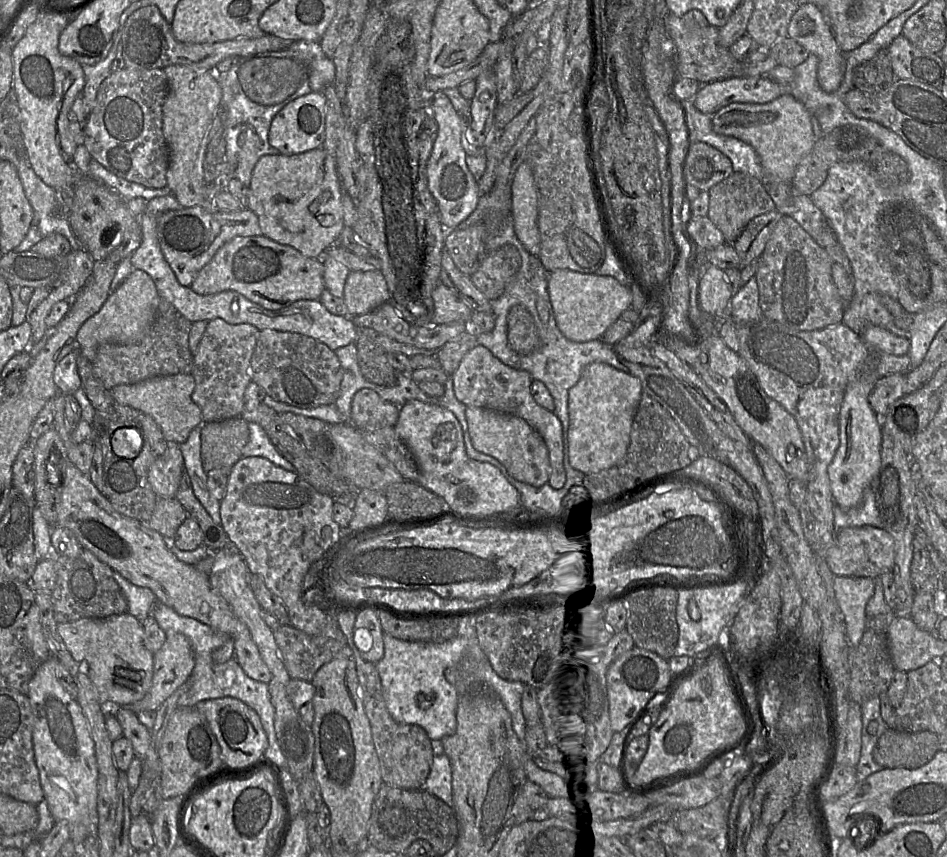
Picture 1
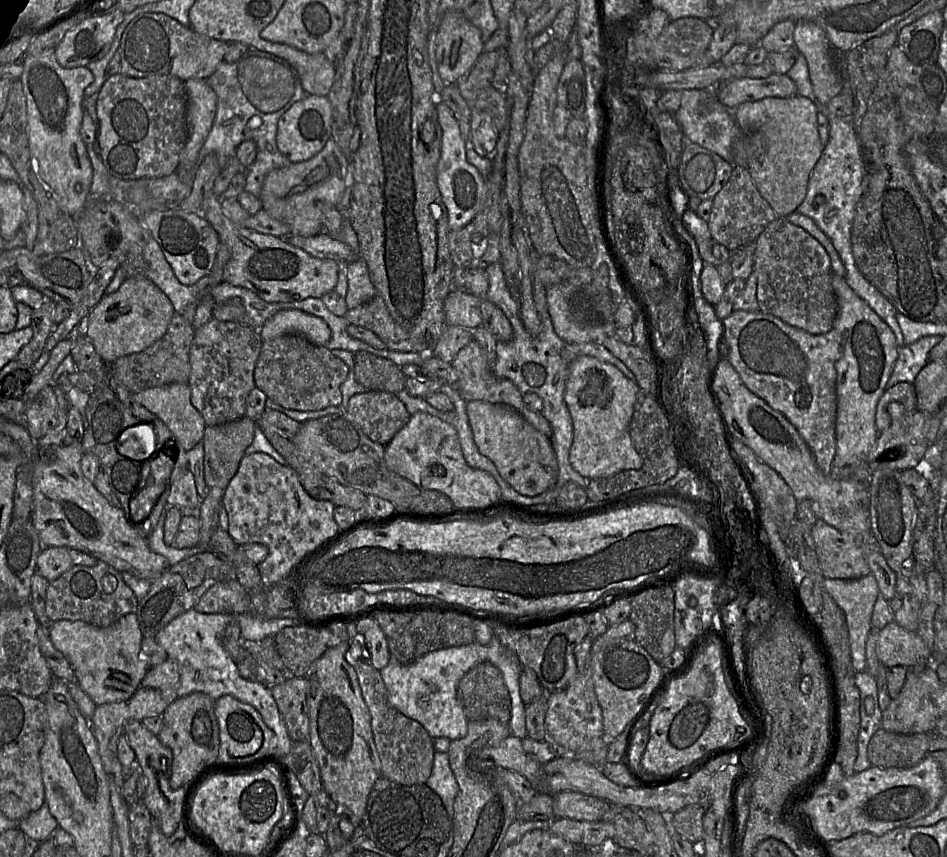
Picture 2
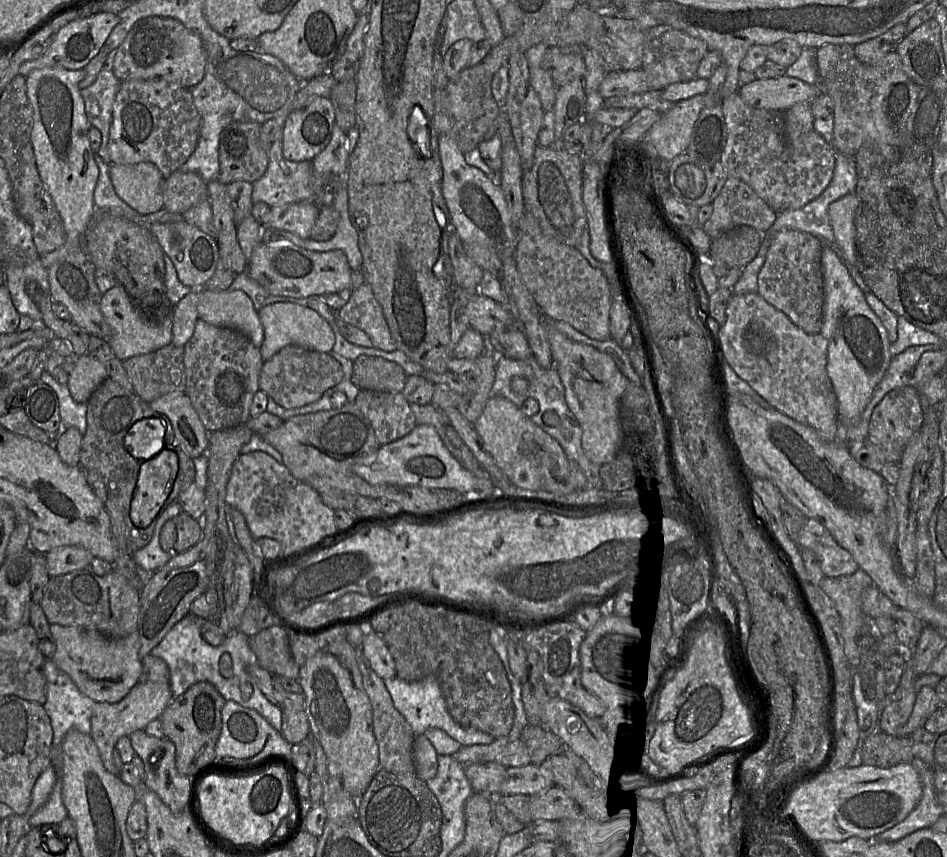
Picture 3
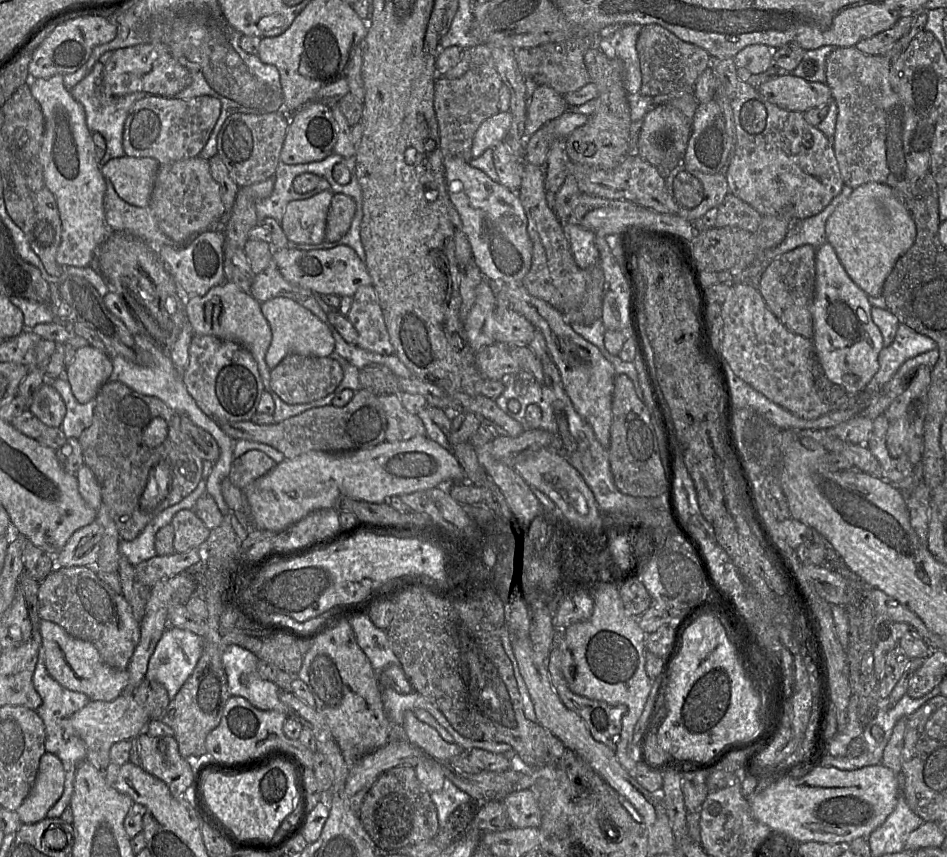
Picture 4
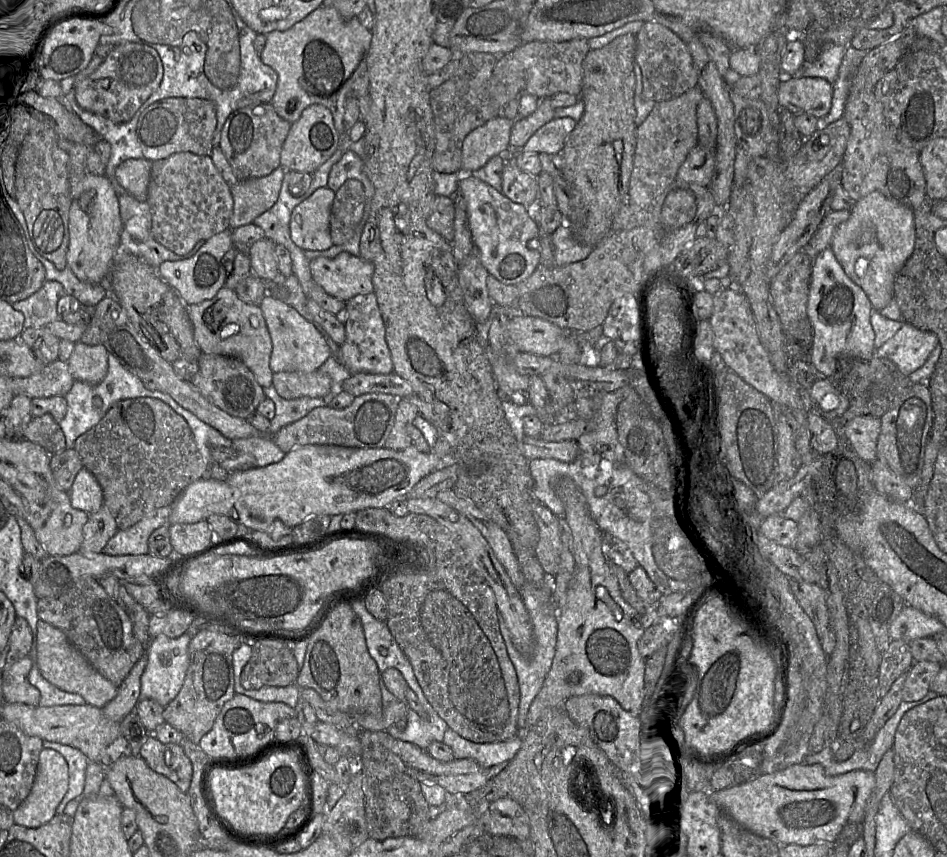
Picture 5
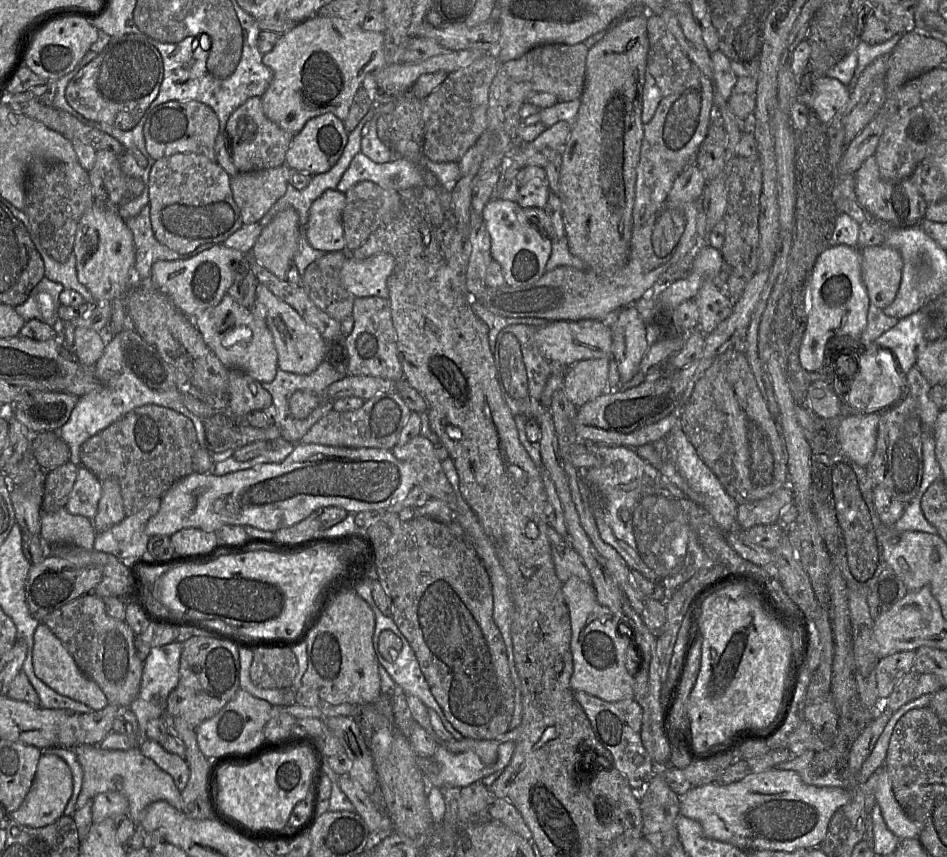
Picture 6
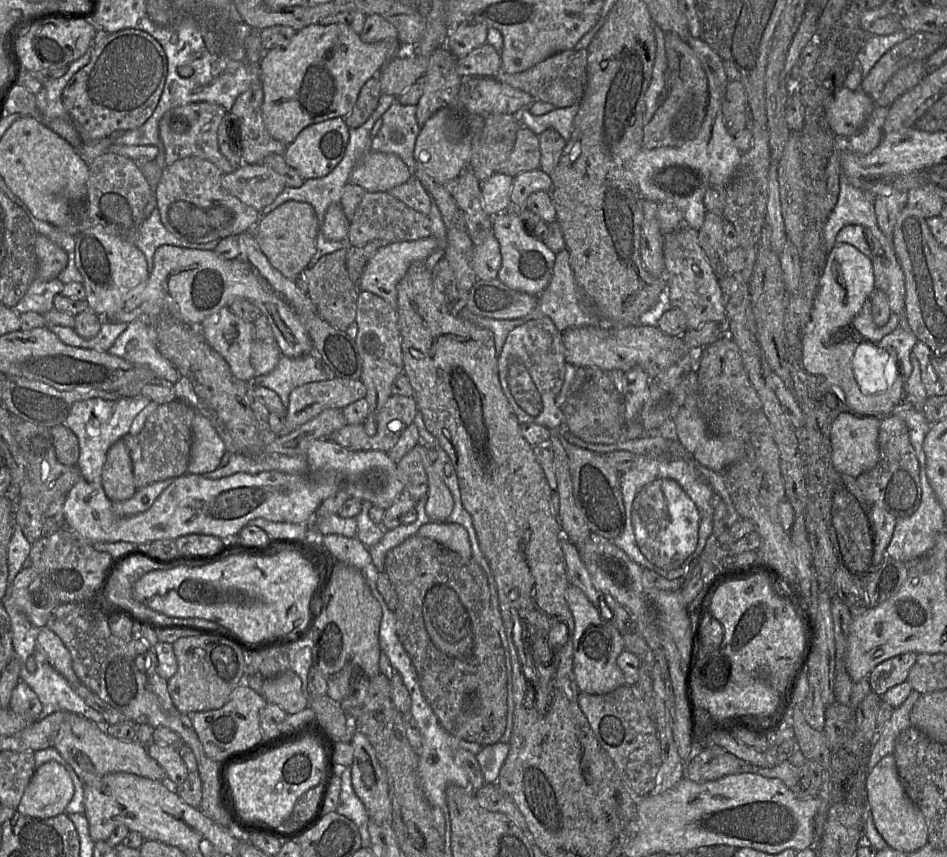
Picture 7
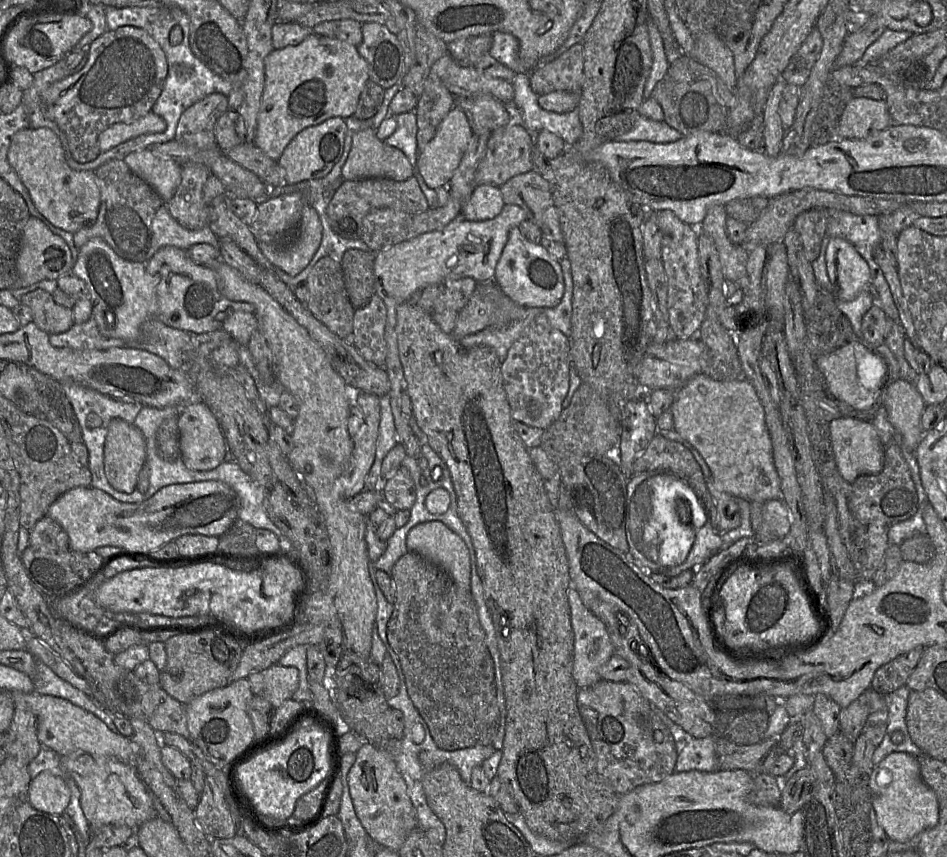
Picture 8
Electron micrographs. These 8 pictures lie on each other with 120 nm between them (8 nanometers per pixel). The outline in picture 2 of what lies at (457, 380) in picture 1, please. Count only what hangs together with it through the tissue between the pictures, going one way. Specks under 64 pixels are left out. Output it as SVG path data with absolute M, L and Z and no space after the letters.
M474 339L458 352L451 364L458 375L457 390L464 401L467 403L485 401L508 405L518 411L529 424L543 435L551 437L552 428L549 421L541 412L534 412L527 408L523 401L523 394L510 380L495 376L488 366L484 353Z

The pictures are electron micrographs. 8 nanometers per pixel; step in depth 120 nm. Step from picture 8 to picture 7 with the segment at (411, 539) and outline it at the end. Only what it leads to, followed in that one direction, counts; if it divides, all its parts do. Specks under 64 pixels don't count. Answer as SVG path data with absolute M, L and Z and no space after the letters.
M431 521L422 525L417 534L446 546L464 558L472 558L468 532L460 524Z

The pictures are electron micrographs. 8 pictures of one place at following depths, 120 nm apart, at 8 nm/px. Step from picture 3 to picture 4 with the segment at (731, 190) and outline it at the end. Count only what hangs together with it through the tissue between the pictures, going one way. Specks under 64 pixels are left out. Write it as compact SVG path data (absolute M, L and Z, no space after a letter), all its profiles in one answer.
M732 193L717 207L715 227L736 227L756 233L763 215Z

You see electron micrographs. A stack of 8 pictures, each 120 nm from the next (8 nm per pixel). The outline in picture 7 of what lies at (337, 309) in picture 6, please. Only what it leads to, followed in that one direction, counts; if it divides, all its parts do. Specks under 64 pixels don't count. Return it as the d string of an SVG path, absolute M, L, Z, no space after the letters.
M347 249L336 250L333 253L322 256L316 264L304 270L308 284L307 294L316 308L317 314L334 328L346 331L355 321L356 303L359 290L347 272Z

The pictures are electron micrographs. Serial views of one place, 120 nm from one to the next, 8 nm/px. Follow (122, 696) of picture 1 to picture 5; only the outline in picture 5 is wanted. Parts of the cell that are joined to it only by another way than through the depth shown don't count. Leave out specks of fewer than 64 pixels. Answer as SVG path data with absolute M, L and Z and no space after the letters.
M39 620L36 639L38 668L48 682L60 690L80 695L87 704L97 708L103 708L117 695L118 687L101 675L60 629Z

